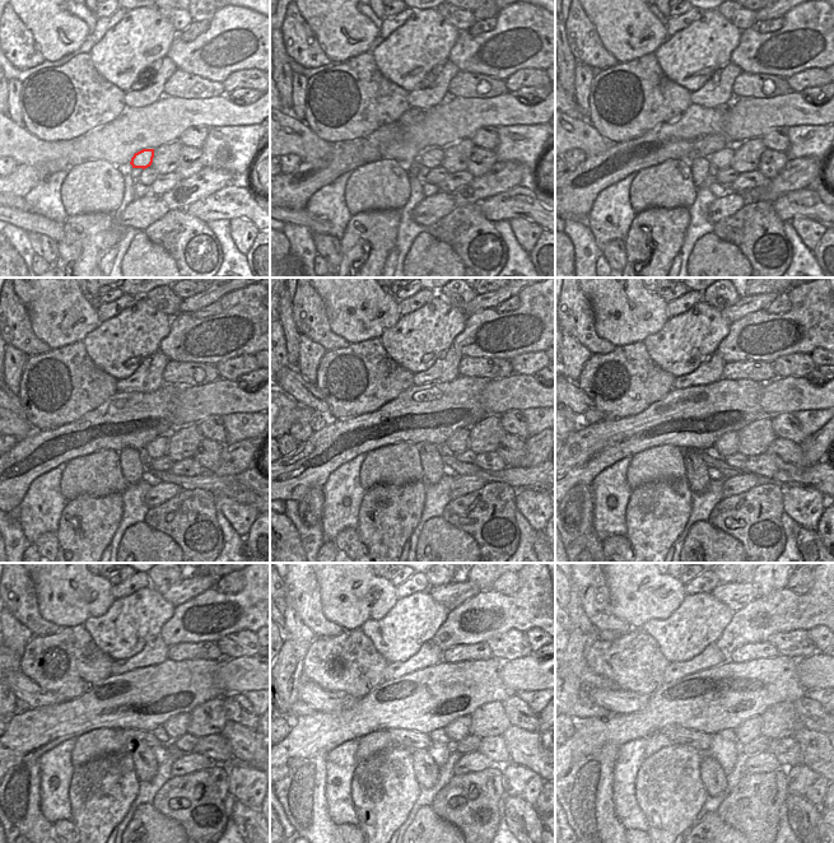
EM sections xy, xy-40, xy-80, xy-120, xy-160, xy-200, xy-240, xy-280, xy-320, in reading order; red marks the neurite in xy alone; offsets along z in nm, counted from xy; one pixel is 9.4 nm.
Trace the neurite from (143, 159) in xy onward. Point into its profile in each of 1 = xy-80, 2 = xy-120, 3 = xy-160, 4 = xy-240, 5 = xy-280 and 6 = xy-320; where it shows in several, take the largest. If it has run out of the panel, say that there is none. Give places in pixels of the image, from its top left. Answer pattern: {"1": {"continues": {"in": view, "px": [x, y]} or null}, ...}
{"1": {"continues": {"in": "xy-80", "px": [722, 158]}}, "2": {"continues": {"in": "xy-120", "px": [158, 447]}}, "3": {"continues": {"in": "xy-160", "px": [448, 446]}}, "4": {"continues": {"in": "xy-240", "px": [176, 726]}}, "5": {"continues": {"in": "xy-280", "px": [460, 727]}}, "6": {"continues": {"in": "xy-320", "px": [750, 729]}}}

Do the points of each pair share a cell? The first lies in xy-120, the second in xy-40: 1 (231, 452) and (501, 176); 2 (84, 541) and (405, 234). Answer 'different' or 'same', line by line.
1: same
2: different

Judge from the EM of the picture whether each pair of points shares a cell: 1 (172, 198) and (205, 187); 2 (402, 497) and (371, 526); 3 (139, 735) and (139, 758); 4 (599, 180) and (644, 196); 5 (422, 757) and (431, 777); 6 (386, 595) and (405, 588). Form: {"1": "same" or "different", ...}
{"1": "same", "2": "same", "3": "different", "4": "different", "5": "same", "6": "different"}

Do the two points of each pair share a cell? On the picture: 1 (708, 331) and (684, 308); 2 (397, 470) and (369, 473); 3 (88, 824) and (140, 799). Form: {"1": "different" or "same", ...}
{"1": "different", "2": "same", "3": "different"}

